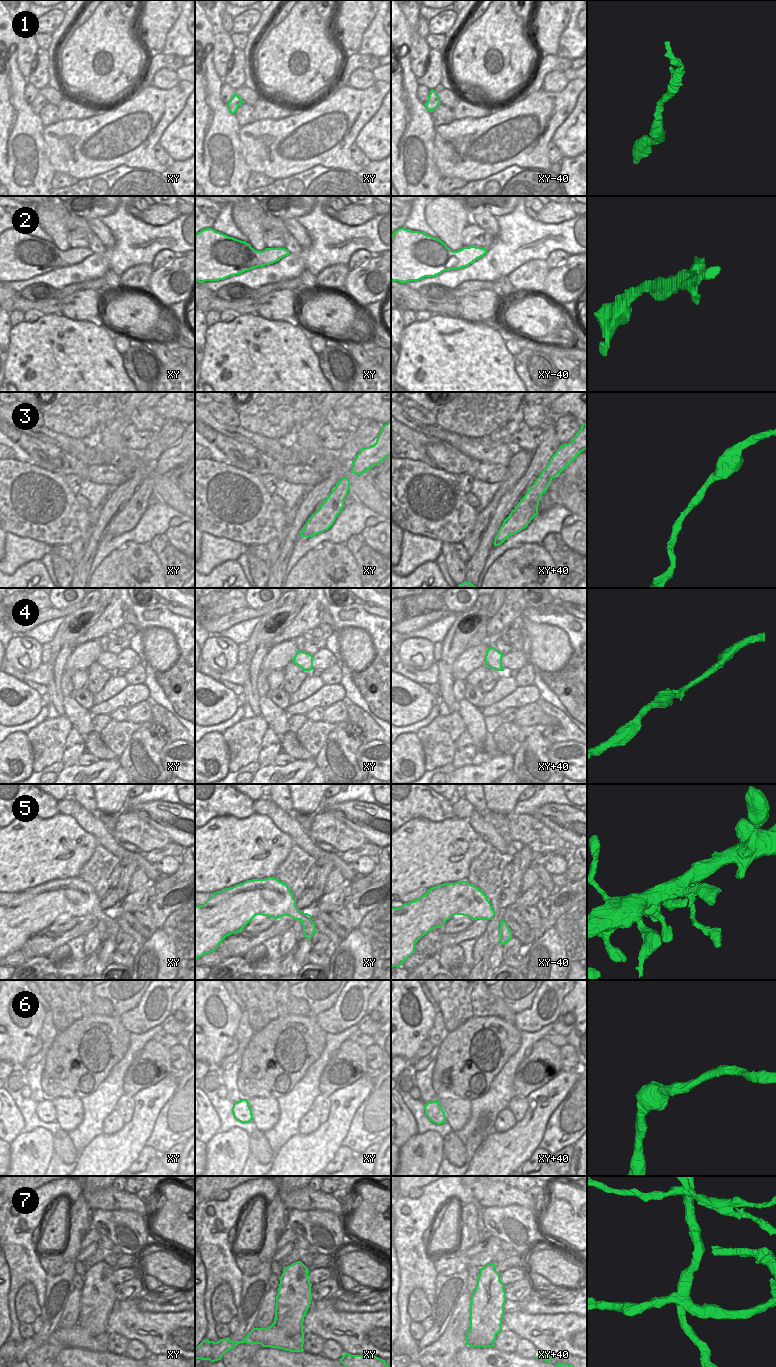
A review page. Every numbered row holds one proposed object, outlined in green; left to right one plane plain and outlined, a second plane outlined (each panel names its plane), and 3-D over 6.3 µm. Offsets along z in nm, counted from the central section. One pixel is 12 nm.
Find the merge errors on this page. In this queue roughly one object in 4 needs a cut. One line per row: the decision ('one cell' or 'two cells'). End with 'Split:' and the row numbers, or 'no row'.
1: one cell
2: one cell
3: one cell
4: one cell
5: one cell
6: one cell
7: two cells
Split: 7

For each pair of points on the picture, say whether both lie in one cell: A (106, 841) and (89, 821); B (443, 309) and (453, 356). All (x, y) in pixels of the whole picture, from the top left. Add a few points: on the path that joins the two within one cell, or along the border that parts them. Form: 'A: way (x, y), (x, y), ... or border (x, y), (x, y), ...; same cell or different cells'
A: way (103, 836), (94, 826); same cell
B: border (432, 314), (446, 315); different cells

